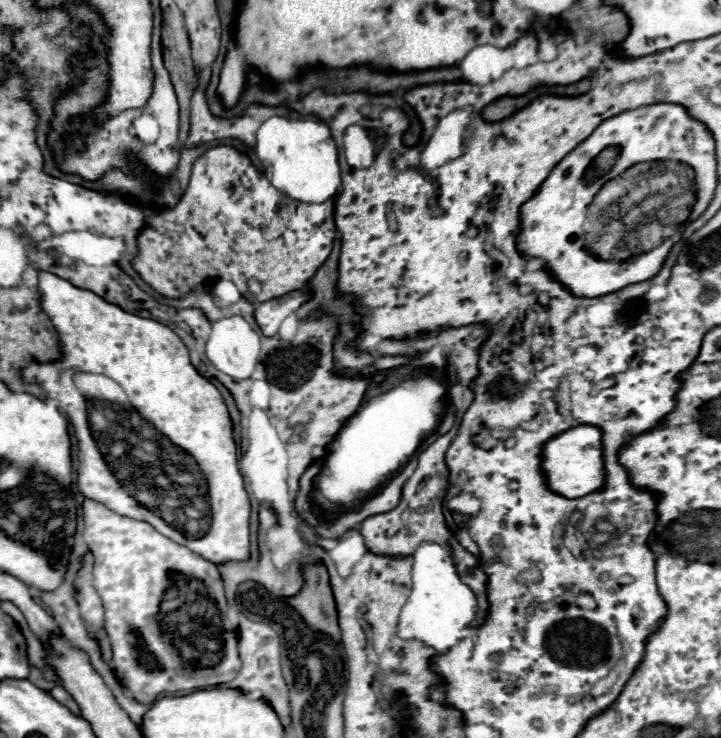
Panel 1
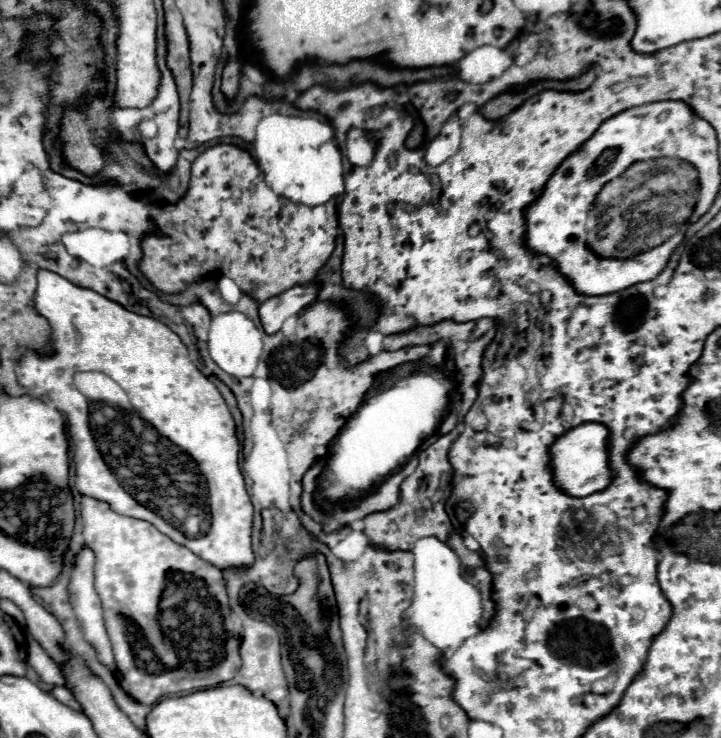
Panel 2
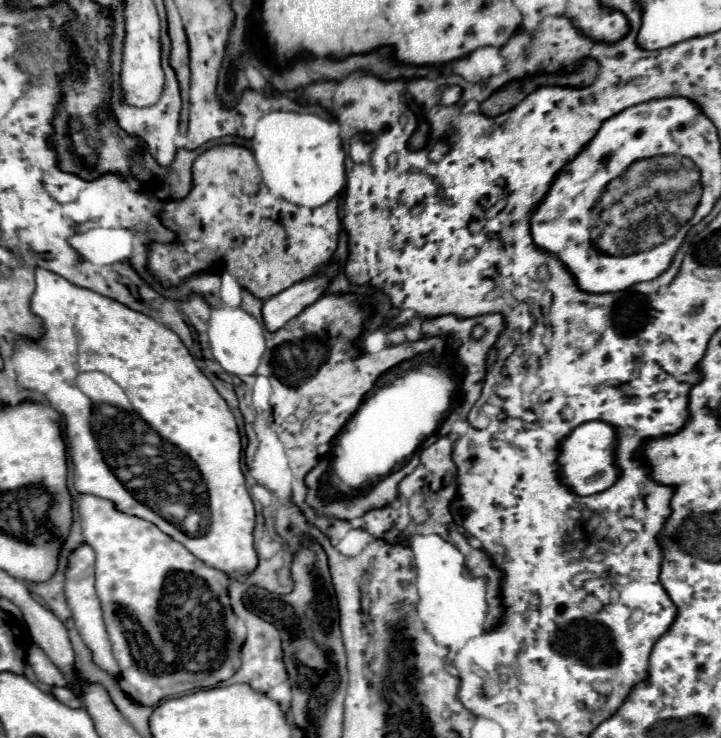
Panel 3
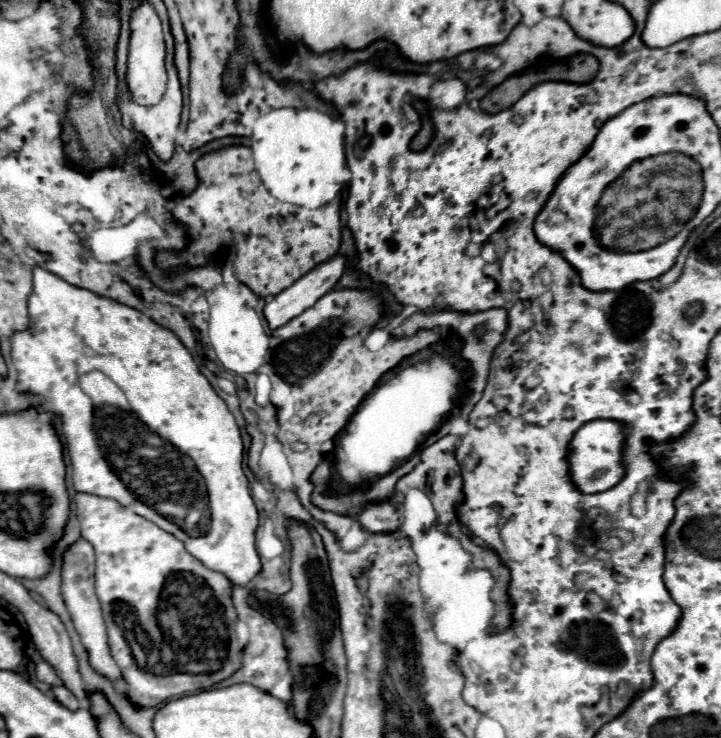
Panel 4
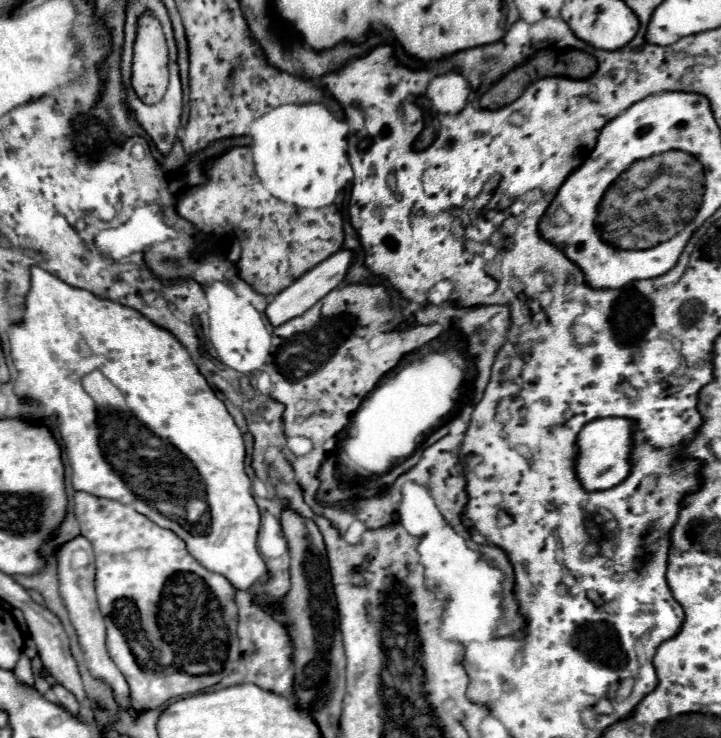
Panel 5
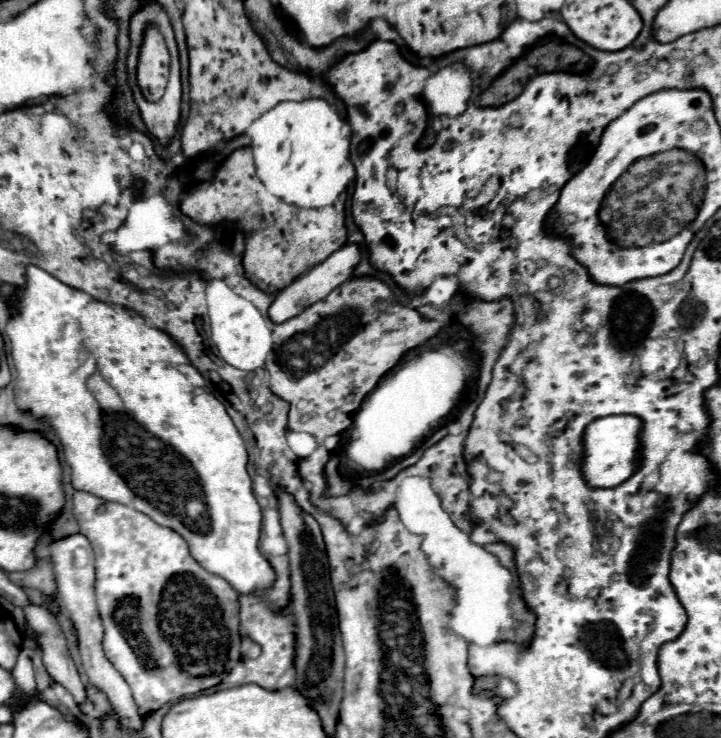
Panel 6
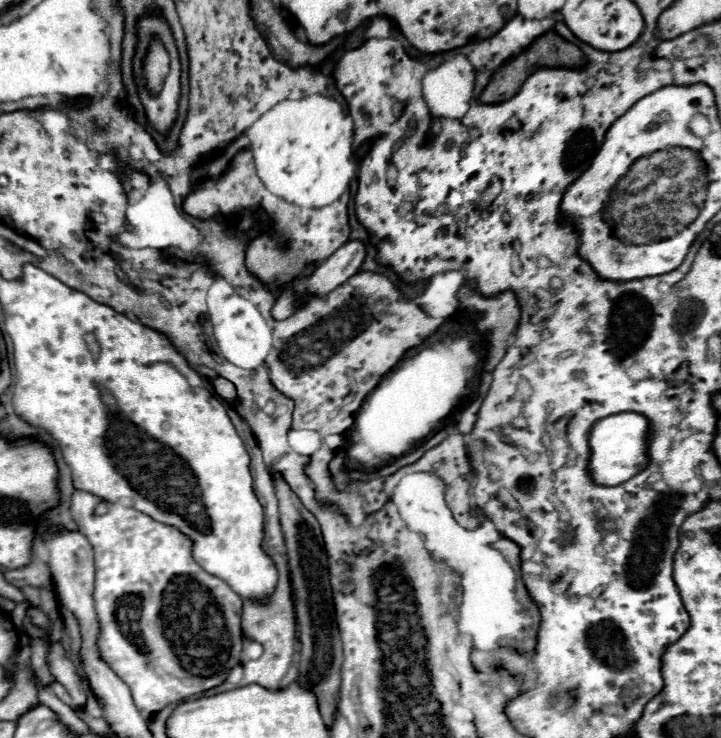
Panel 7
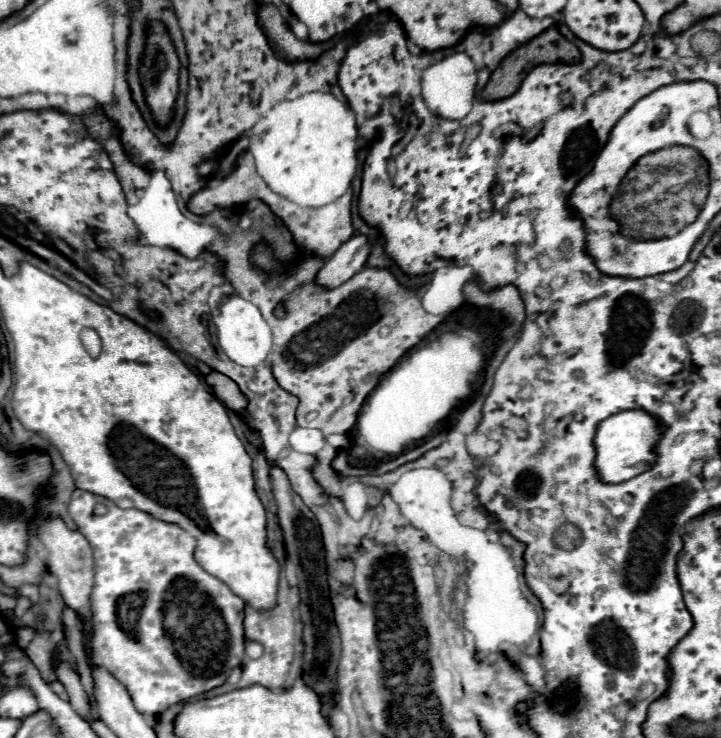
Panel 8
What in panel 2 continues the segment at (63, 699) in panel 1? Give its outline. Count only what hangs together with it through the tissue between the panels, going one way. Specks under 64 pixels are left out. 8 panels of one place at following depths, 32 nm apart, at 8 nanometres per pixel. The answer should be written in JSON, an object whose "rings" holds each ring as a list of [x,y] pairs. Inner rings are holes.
{"rings":[[[54,686],[54,690],[52,690],[52,696],[58,700],[58,702],[62,702],[62,704],[66,704],[66,706],[70,706],[72,710],[80,710],[80,706],[78,706],[78,702],[74,700],[74,696],[64,688],[64,686]]]}

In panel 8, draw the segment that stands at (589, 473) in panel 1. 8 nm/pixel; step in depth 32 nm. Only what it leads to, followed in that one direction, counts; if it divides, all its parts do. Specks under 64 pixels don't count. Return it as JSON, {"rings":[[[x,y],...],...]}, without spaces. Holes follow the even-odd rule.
{"rings":[[[626,410],[602,420],[594,436],[594,468],[598,478],[606,484],[620,484],[646,472],[654,464],[654,446],[660,434],[662,426],[642,410]]]}

